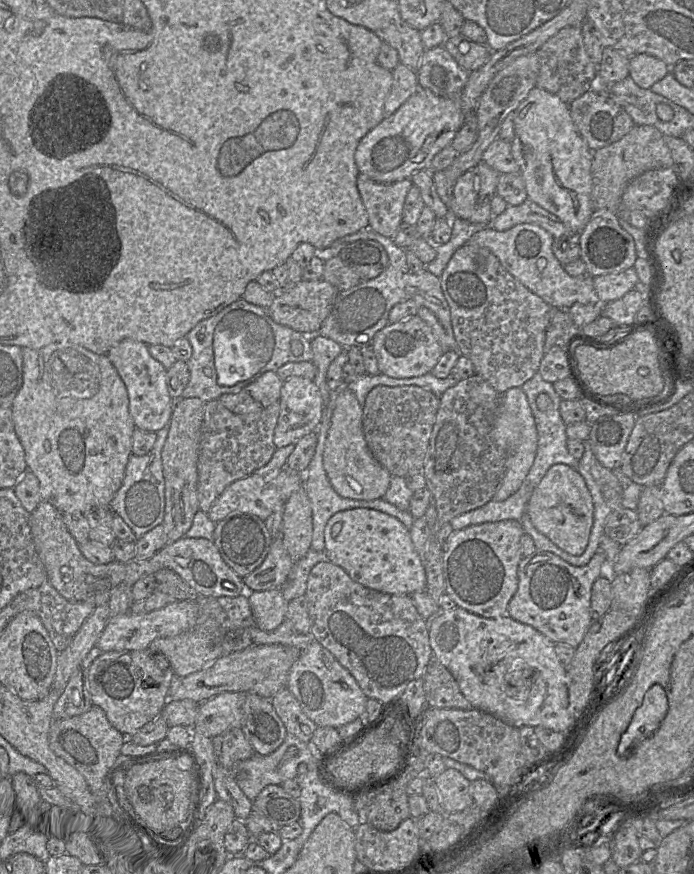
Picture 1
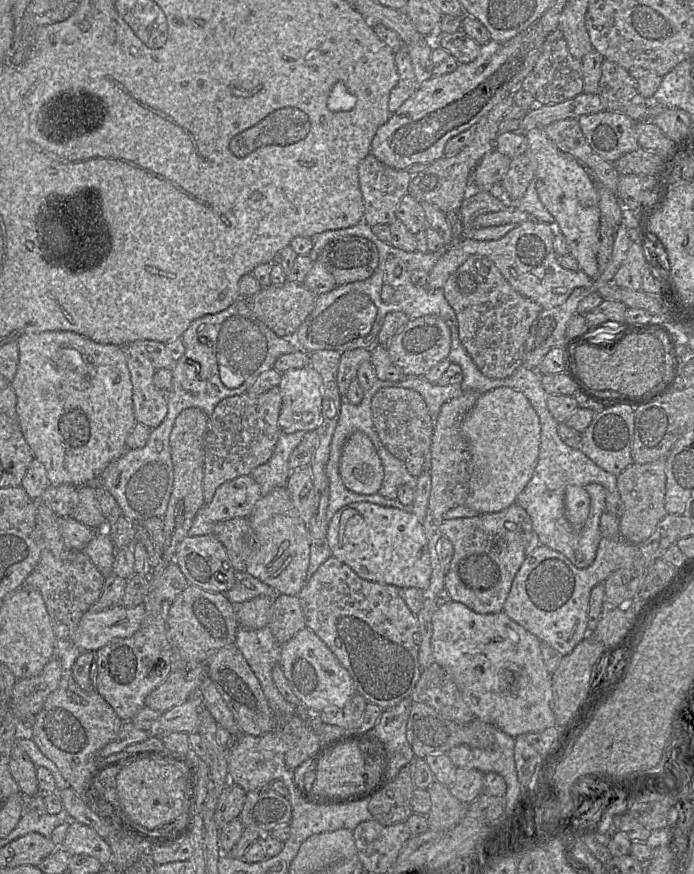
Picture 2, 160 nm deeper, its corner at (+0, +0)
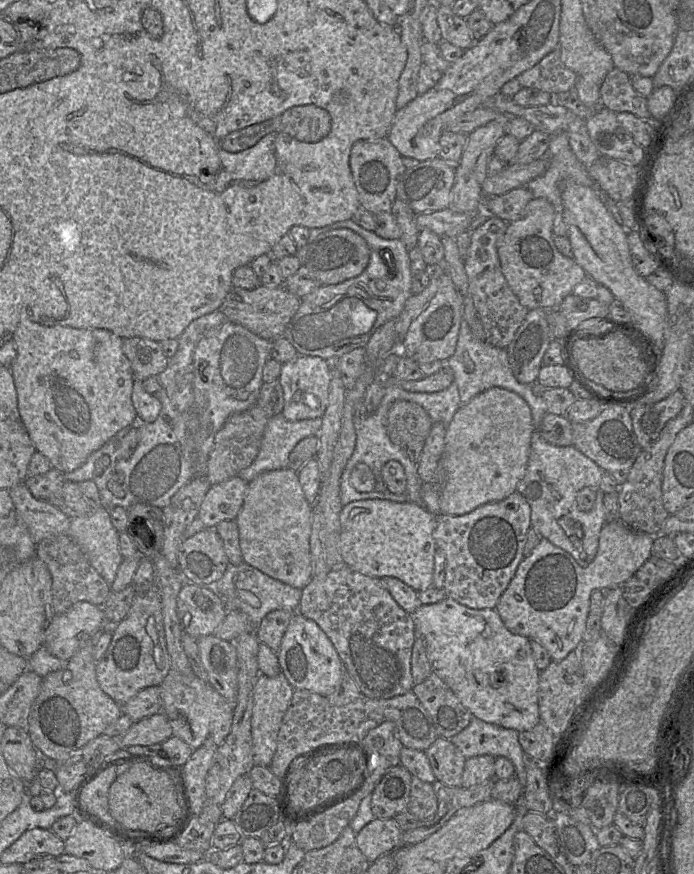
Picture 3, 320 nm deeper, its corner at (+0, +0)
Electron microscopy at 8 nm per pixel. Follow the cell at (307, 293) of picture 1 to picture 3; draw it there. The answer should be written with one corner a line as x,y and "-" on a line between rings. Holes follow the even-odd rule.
260,284
252,290
232,287
218,310
231,322
244,326
261,338
273,341
284,336
300,302
301,298
289,292
283,285
270,288

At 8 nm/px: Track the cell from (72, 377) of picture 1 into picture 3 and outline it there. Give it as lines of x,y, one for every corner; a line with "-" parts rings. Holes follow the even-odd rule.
22,320
12,340
17,355
9,368
17,392
19,414
36,451
48,458
51,467
63,473
74,471
118,431
136,424
137,413
131,399
135,376
123,352
123,338
103,328
43,326

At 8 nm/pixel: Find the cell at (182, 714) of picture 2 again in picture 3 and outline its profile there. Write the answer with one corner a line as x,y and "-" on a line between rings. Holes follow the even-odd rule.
163,712
143,718
134,722
131,727
113,739
121,748
141,745
162,744
173,736
172,726

